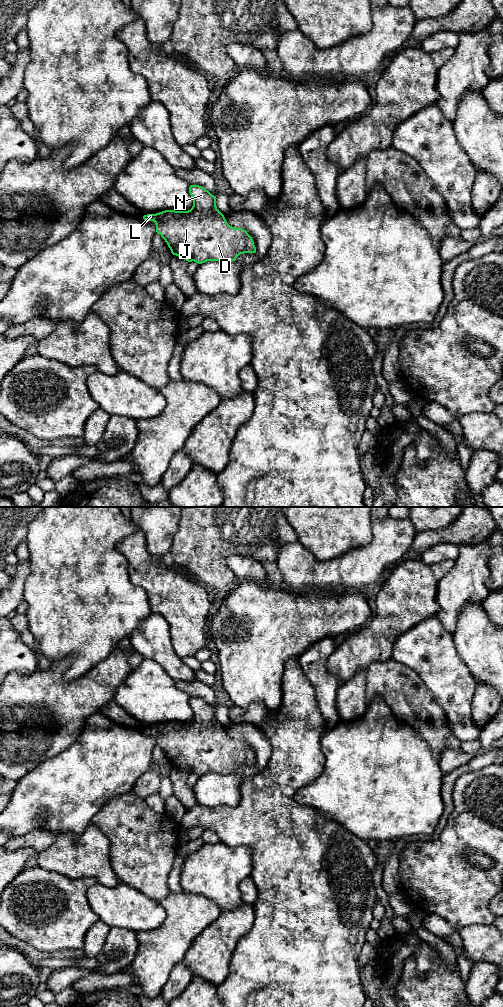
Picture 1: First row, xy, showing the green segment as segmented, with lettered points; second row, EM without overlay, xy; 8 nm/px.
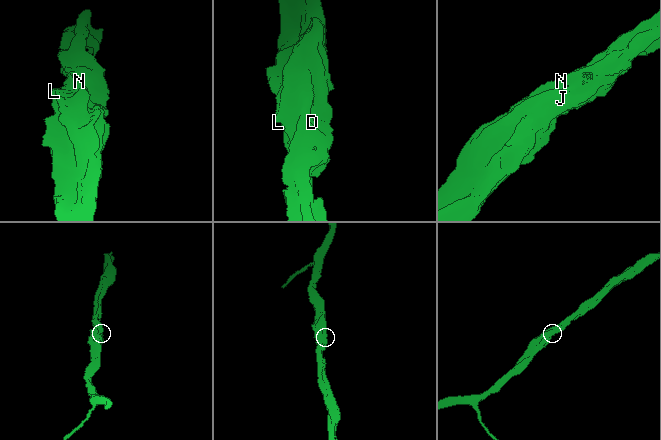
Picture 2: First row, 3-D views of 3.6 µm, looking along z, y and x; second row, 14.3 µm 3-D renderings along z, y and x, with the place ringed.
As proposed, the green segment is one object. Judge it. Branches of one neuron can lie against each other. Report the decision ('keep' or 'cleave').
keep

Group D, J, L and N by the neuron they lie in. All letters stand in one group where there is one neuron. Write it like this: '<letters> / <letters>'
D J L N

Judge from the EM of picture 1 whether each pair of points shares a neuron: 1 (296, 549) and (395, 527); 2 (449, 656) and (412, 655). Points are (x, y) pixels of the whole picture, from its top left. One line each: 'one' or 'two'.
1: one
2: one

